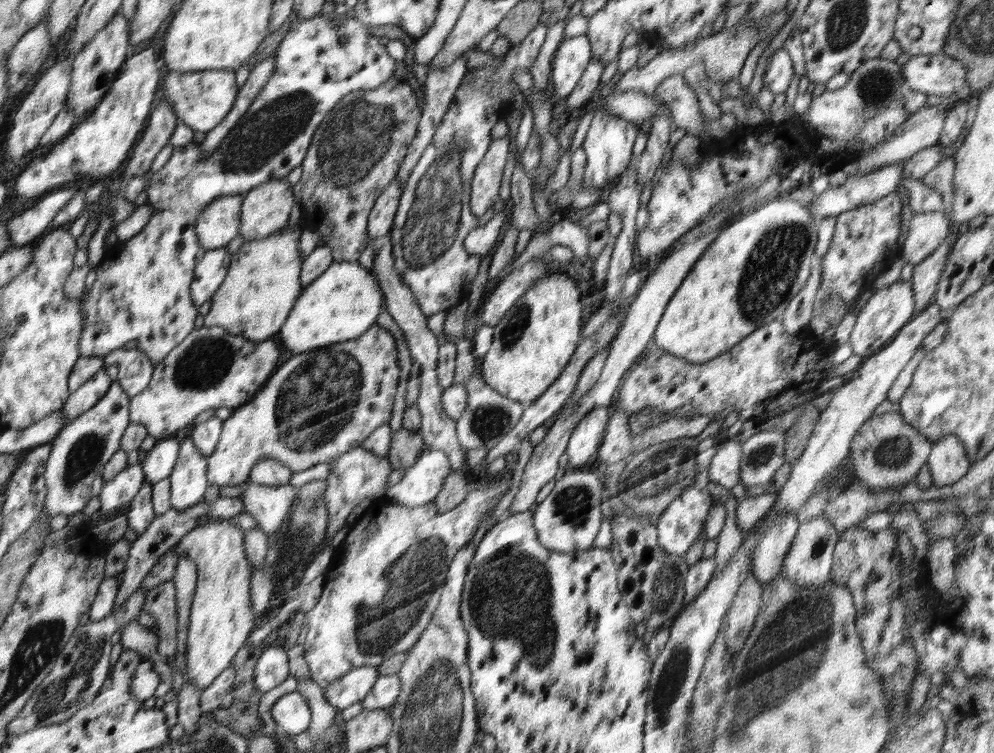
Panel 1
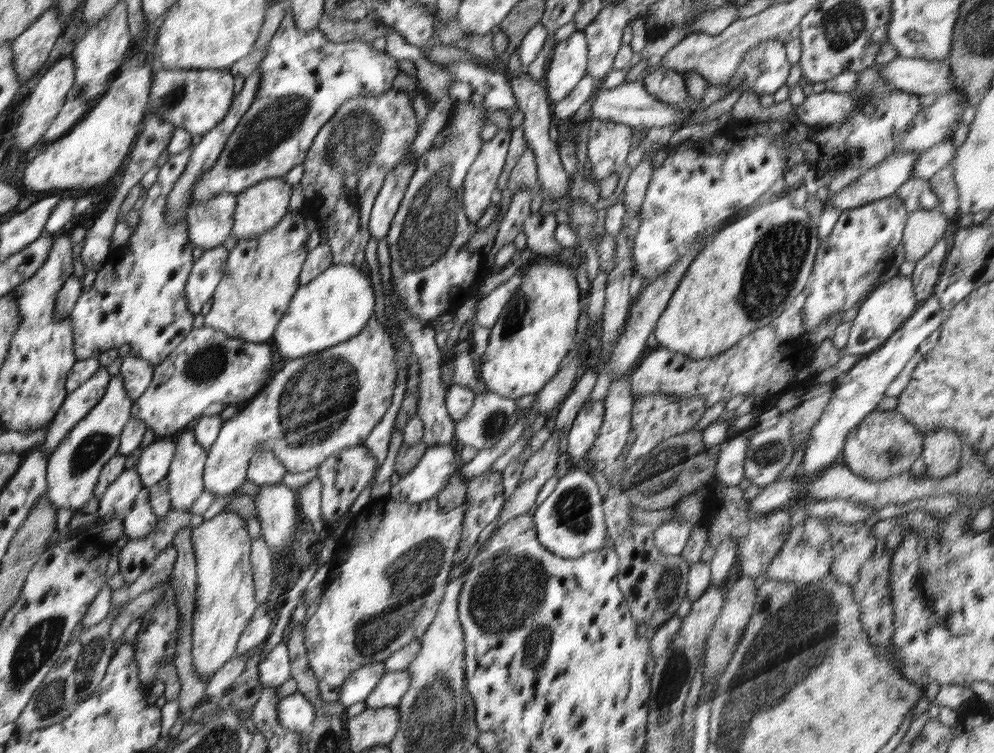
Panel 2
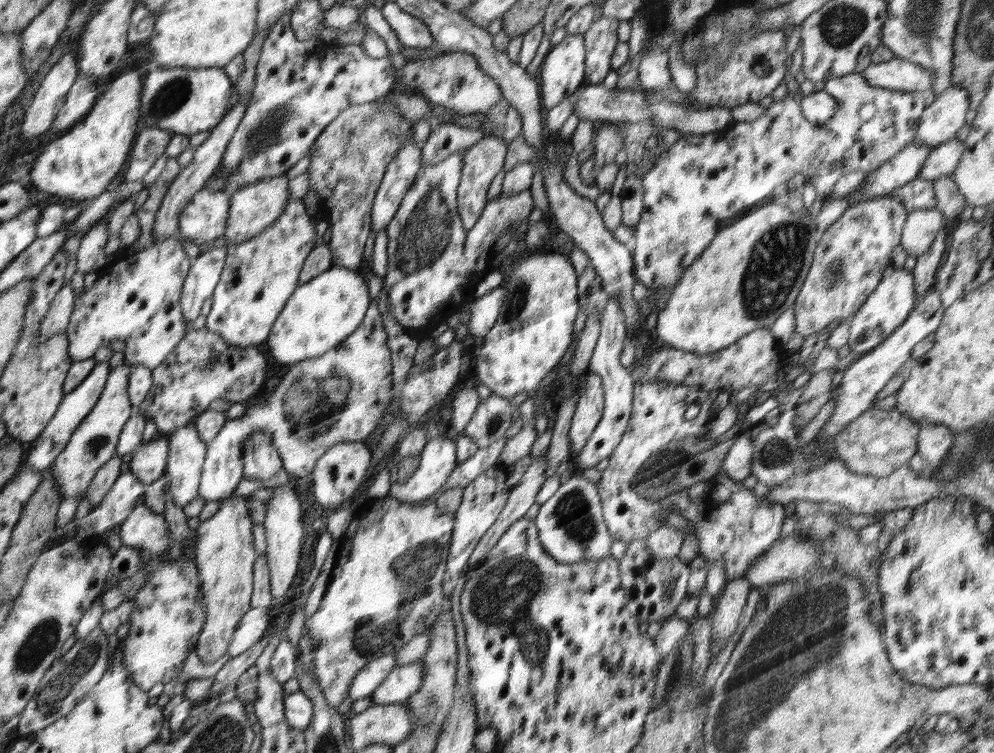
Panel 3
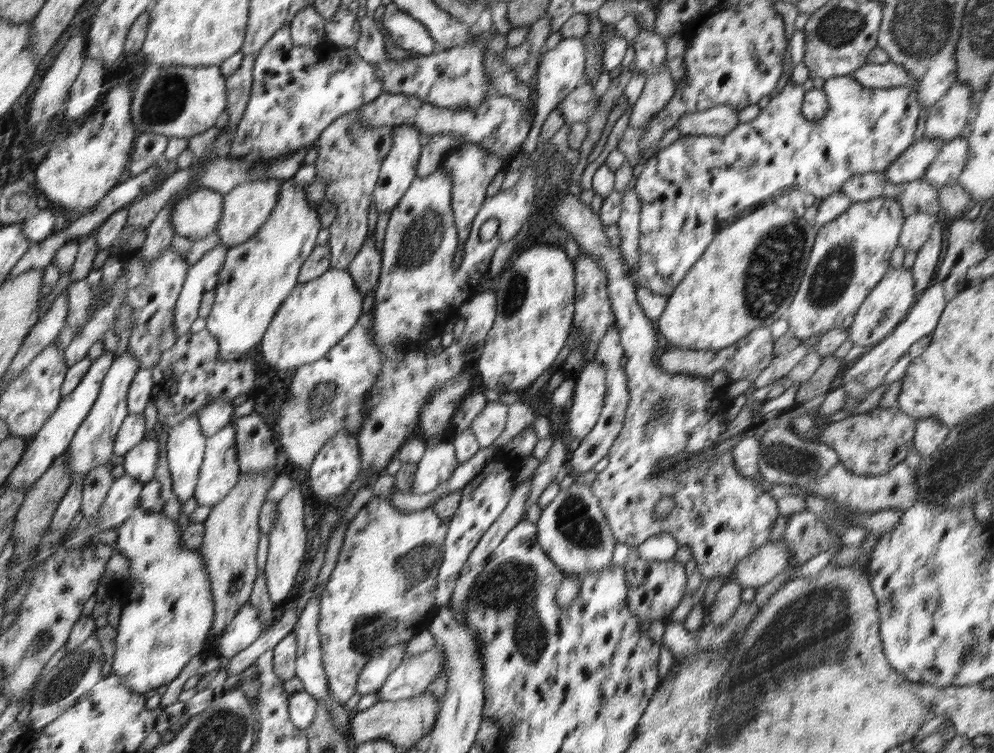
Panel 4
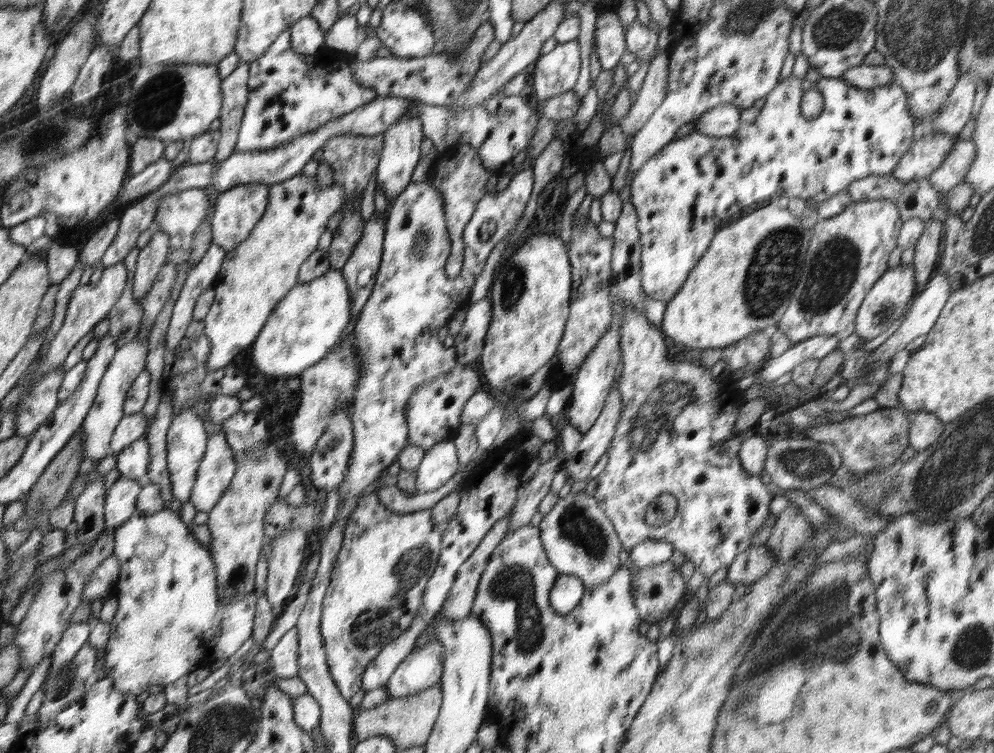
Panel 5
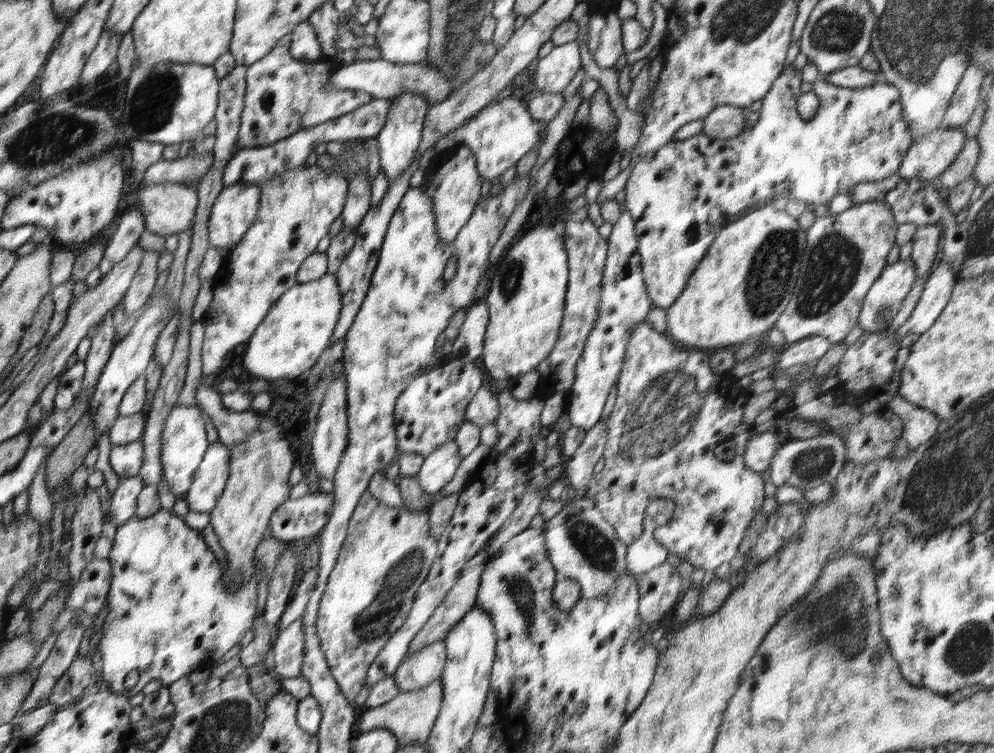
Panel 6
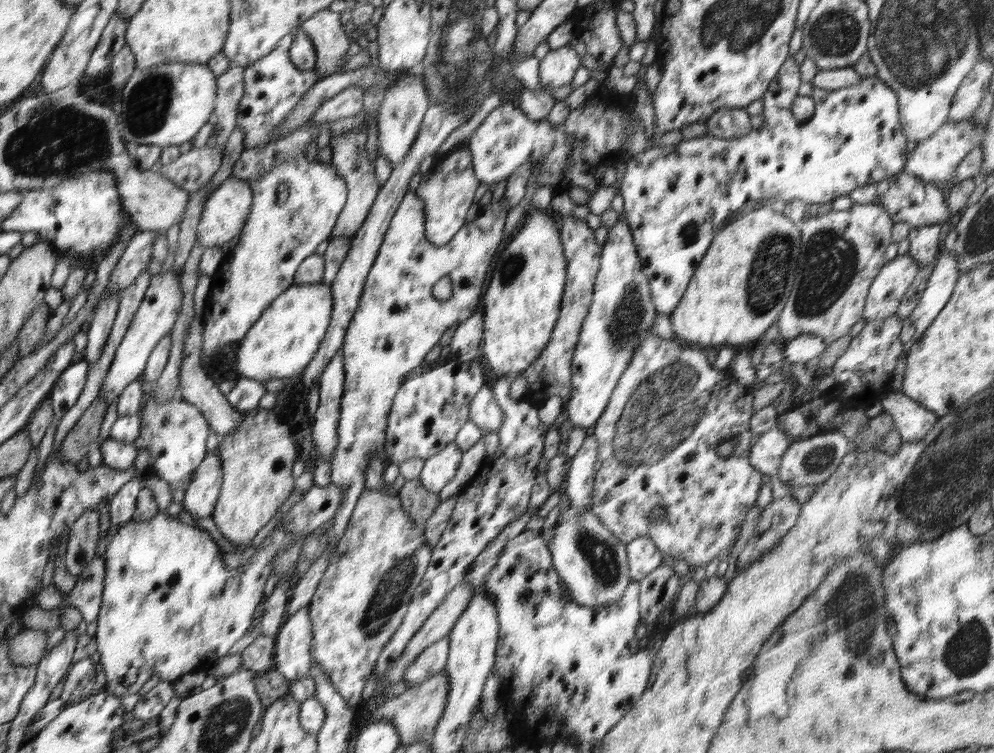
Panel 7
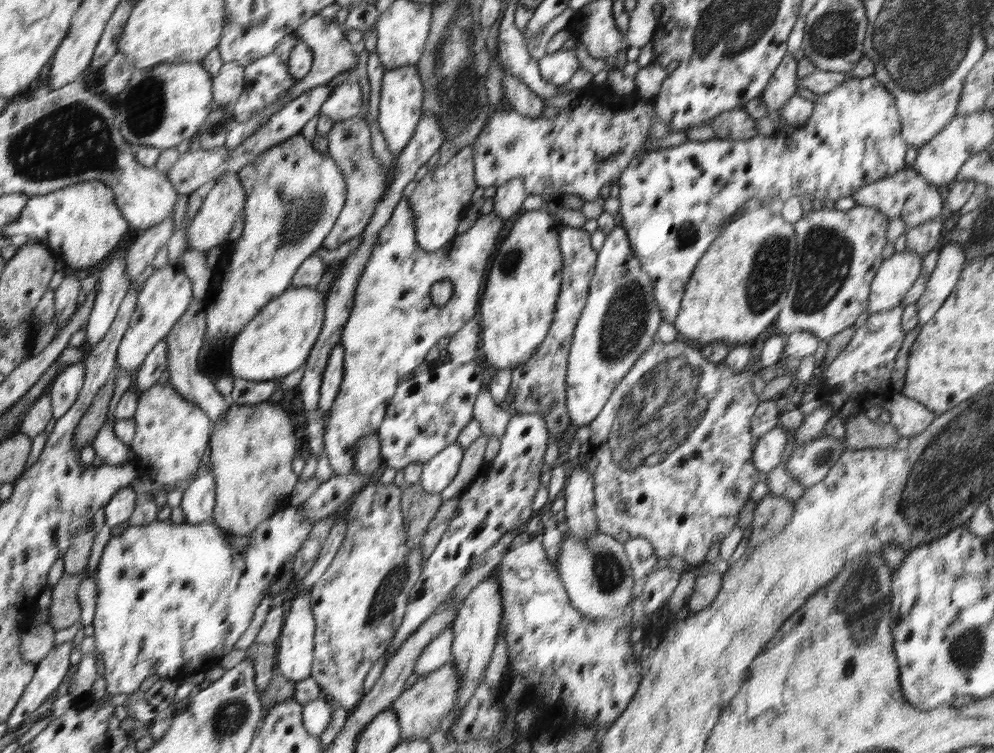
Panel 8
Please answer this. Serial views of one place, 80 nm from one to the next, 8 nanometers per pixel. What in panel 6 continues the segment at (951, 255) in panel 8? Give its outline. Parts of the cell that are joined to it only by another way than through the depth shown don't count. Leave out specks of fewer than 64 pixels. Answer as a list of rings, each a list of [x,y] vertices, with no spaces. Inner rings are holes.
[[[940,260],[936,270],[928,275],[924,291],[910,317],[895,330],[895,341],[898,342],[898,346],[902,344],[905,336],[910,333],[921,335],[934,324],[948,304],[956,281],[951,264]]]

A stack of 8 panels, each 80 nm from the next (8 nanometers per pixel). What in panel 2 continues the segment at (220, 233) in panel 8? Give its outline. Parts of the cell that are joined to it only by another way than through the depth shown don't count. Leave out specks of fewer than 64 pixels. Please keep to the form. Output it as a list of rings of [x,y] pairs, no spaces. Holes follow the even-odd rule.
[[[278,177],[239,192],[239,206],[236,208],[231,235],[244,242],[278,226],[289,212],[292,187],[285,177]]]

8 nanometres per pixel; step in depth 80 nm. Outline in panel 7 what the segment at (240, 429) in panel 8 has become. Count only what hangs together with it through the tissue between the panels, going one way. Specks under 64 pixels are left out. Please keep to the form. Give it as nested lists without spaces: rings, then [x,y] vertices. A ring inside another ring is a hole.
[[[268,407],[254,408],[243,412],[244,423],[240,423],[240,428],[232,432],[230,436],[220,438],[218,455],[222,461],[224,470],[223,487],[219,490],[219,500],[215,504],[215,510],[211,514],[214,524],[219,528],[224,538],[228,539],[234,547],[236,554],[242,554],[250,548],[251,541],[255,536],[260,536],[272,520],[278,520],[280,508],[296,496],[296,464],[300,464],[300,444],[296,444],[296,436],[292,436],[292,428],[289,428],[276,412],[272,412]]]

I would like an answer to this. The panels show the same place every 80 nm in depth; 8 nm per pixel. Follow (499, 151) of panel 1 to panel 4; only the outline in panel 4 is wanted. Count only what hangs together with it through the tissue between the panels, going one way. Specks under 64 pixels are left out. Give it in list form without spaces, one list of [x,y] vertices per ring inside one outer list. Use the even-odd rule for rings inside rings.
[[[468,143],[454,153],[450,153],[444,160],[442,167],[451,172],[451,208],[454,214],[454,224],[460,242],[452,259],[452,268],[456,270],[464,256],[464,241],[468,238],[472,221],[486,200],[486,188],[498,171],[504,169],[505,160],[495,155],[495,152],[487,152],[479,144]]]

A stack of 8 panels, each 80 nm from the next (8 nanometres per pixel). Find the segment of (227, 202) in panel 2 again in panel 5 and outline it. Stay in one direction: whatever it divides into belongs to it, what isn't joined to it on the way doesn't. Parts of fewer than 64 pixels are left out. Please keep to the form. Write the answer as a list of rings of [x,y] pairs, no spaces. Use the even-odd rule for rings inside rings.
[[[203,189],[183,190],[160,200],[152,227],[170,237],[194,235],[208,217],[215,215],[215,208],[216,202],[212,205],[210,195]]]

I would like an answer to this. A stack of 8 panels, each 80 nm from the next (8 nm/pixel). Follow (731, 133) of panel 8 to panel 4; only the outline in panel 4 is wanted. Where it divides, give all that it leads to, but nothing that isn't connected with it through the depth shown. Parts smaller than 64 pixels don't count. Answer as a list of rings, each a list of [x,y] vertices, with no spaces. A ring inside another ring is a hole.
[[[720,105],[702,112],[692,112],[679,118],[675,128],[683,135],[710,135],[722,137],[732,132],[738,121],[738,110]]]

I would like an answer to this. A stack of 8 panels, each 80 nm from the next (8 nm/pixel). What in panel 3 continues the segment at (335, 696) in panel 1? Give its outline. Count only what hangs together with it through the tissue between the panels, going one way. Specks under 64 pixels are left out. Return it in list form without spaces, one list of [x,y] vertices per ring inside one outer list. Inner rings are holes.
[[[395,651],[381,656],[372,662],[366,663],[363,669],[360,669],[354,680],[352,680],[351,689],[349,691],[350,700],[358,700],[366,698],[382,685],[384,678],[394,670],[396,665]]]

